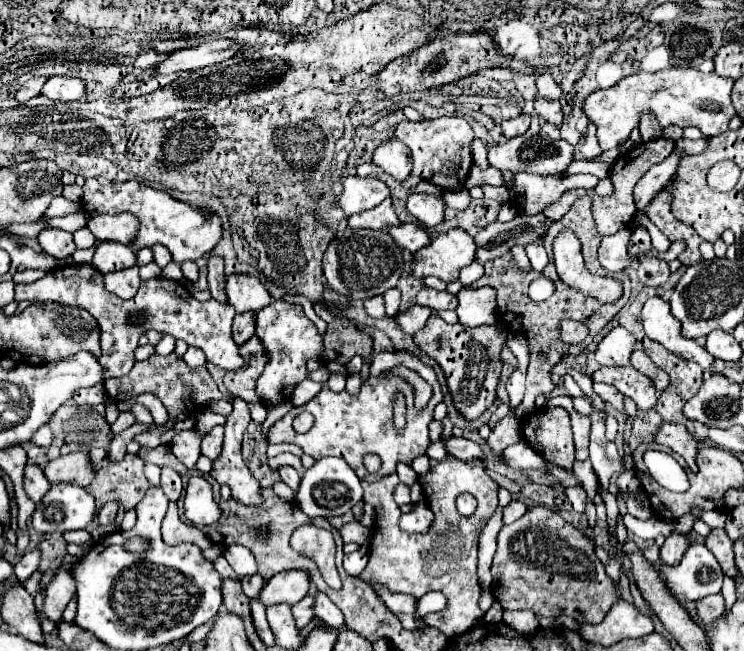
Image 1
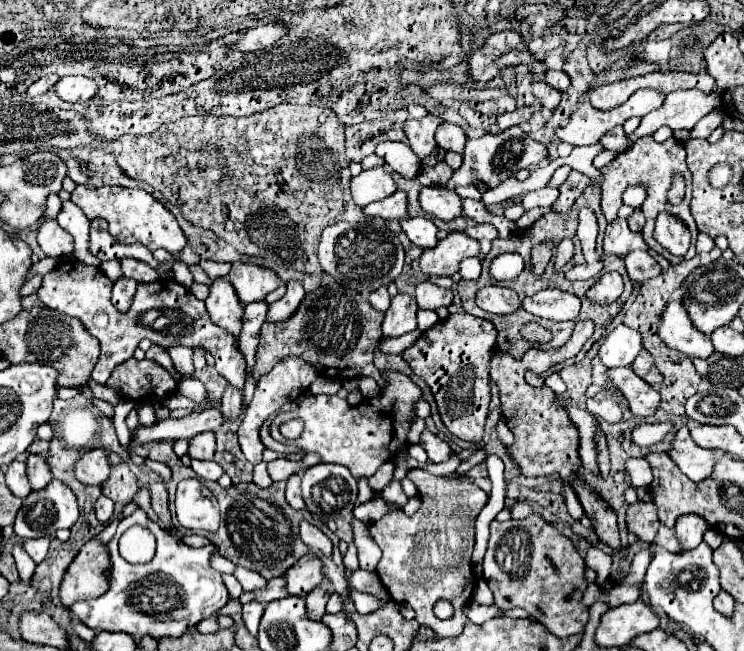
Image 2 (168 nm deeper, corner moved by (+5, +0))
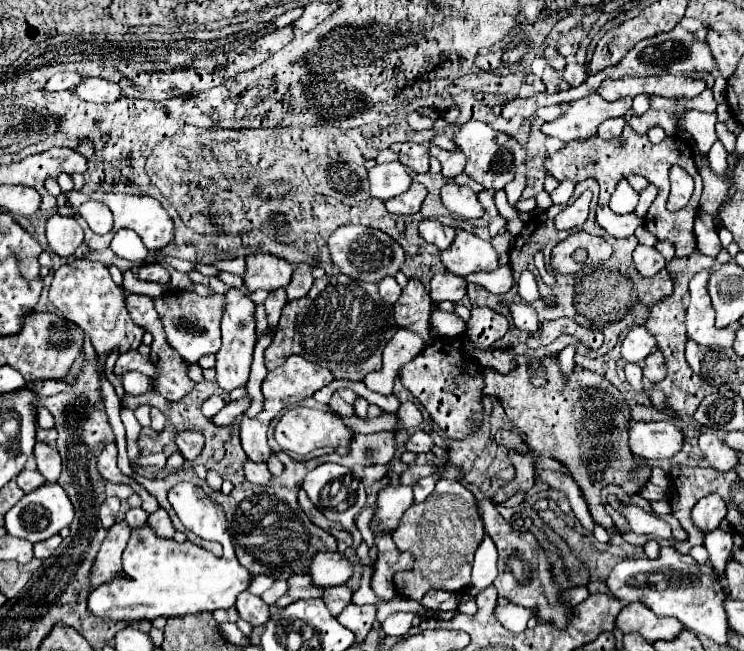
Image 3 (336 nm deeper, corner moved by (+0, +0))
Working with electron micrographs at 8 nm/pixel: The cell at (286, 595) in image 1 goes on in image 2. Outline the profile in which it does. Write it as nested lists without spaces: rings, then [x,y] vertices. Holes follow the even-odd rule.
[[[306,554],[286,572],[286,590],[294,596],[306,596],[322,582],[322,560],[314,554]]]

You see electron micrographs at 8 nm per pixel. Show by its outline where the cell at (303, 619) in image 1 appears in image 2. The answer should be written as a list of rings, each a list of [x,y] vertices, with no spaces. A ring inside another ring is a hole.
[[[314,588],[308,596],[306,596],[306,608],[308,608],[308,616],[312,620],[320,620],[326,612],[326,602],[330,598],[330,592],[326,592],[324,588]]]

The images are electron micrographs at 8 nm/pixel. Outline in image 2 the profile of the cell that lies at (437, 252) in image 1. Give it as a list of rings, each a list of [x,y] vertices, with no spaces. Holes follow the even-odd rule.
[[[452,232],[438,242],[436,248],[424,250],[420,256],[420,268],[426,276],[454,276],[460,270],[464,258],[480,254],[480,242],[472,240],[464,232]]]

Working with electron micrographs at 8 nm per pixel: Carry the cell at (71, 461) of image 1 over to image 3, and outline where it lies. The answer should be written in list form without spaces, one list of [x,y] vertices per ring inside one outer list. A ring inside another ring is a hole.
[[[115,444],[105,446],[105,450],[103,450],[101,456],[99,456],[97,468],[99,468],[99,474],[101,474],[107,482],[125,482],[125,484],[129,484],[129,478],[123,476],[121,470],[117,468],[117,446],[115,446]]]

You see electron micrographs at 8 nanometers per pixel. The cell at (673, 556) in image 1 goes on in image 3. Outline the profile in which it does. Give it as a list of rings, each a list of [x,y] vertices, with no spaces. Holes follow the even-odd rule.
[[[711,494],[711,496],[701,498],[701,500],[695,504],[695,508],[693,508],[693,512],[691,512],[691,520],[693,520],[693,524],[695,524],[703,534],[707,534],[709,530],[719,528],[719,524],[721,524],[721,520],[725,518],[725,514],[727,514],[725,502],[723,502],[719,496]]]

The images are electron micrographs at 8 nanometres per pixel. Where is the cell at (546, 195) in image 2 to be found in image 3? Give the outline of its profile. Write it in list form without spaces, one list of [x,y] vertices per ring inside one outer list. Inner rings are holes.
[[[561,182],[559,184],[559,188],[555,188],[553,192],[551,192],[551,200],[553,200],[553,204],[567,204],[567,200],[571,198],[571,194],[573,194],[573,184],[571,182]]]

